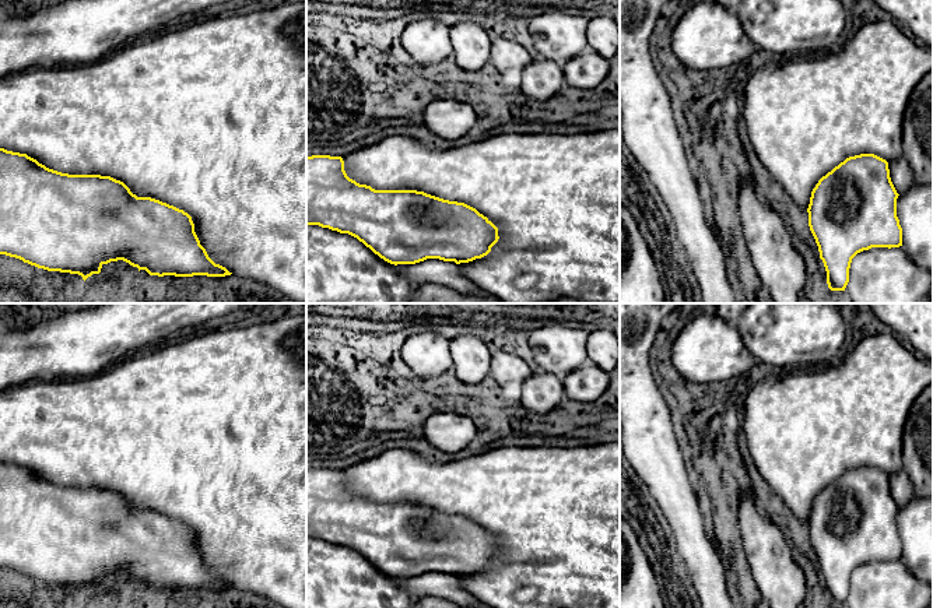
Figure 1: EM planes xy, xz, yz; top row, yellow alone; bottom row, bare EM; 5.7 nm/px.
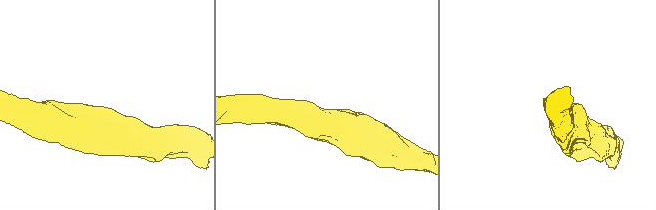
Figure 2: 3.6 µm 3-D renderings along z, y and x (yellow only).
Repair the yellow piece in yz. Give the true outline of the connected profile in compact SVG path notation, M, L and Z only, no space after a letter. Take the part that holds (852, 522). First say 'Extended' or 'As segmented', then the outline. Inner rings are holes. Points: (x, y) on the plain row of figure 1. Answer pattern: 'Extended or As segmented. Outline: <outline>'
Extended. Outline: M894 333L863 338L835 363L810 369L789 369L750 389L743 429L753 461L768 485L799 520L809 526L809 540L818 559L831 604L845 604L852 572L871 560L902 559L897 530L898 506L888 477L904 468L904 428L918 396L933 383L933 362L919 356Z

